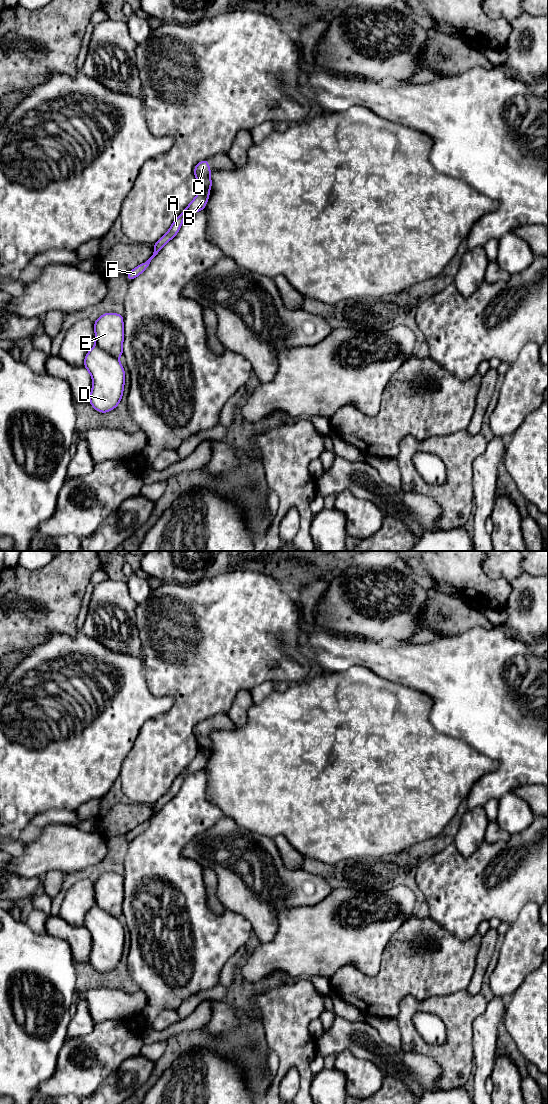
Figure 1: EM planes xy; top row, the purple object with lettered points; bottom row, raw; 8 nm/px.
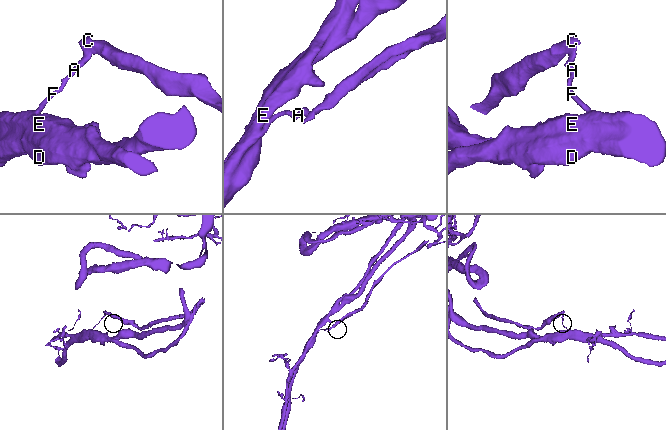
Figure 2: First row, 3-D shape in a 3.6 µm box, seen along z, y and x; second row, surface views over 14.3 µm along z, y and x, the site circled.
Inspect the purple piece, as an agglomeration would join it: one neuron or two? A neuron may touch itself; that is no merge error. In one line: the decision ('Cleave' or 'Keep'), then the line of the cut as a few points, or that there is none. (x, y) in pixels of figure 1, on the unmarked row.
Cleave. Split along xy (199, 747), (206, 747), (208, 749)

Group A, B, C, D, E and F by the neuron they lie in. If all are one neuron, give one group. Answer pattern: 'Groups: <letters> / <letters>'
Groups: A B D E F / C

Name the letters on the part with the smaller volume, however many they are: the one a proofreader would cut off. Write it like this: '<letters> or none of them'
C

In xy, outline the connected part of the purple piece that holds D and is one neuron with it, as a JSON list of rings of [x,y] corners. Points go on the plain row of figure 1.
[[[116,873],[102,874],[94,881],[95,906],[86,914],[84,927],[89,931],[93,940],[88,961],[98,972],[107,973],[115,969],[122,959],[125,931],[118,917],[123,915],[123,881],[123,875]]]

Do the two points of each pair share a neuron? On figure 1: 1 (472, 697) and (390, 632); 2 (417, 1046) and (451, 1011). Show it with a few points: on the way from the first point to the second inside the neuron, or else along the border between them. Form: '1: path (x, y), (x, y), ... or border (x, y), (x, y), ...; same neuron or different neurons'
1: border (374, 641), (398, 642); different neurons
2: path (433, 1049), (442, 1049), (452, 1039), (452, 1027); same neuron

